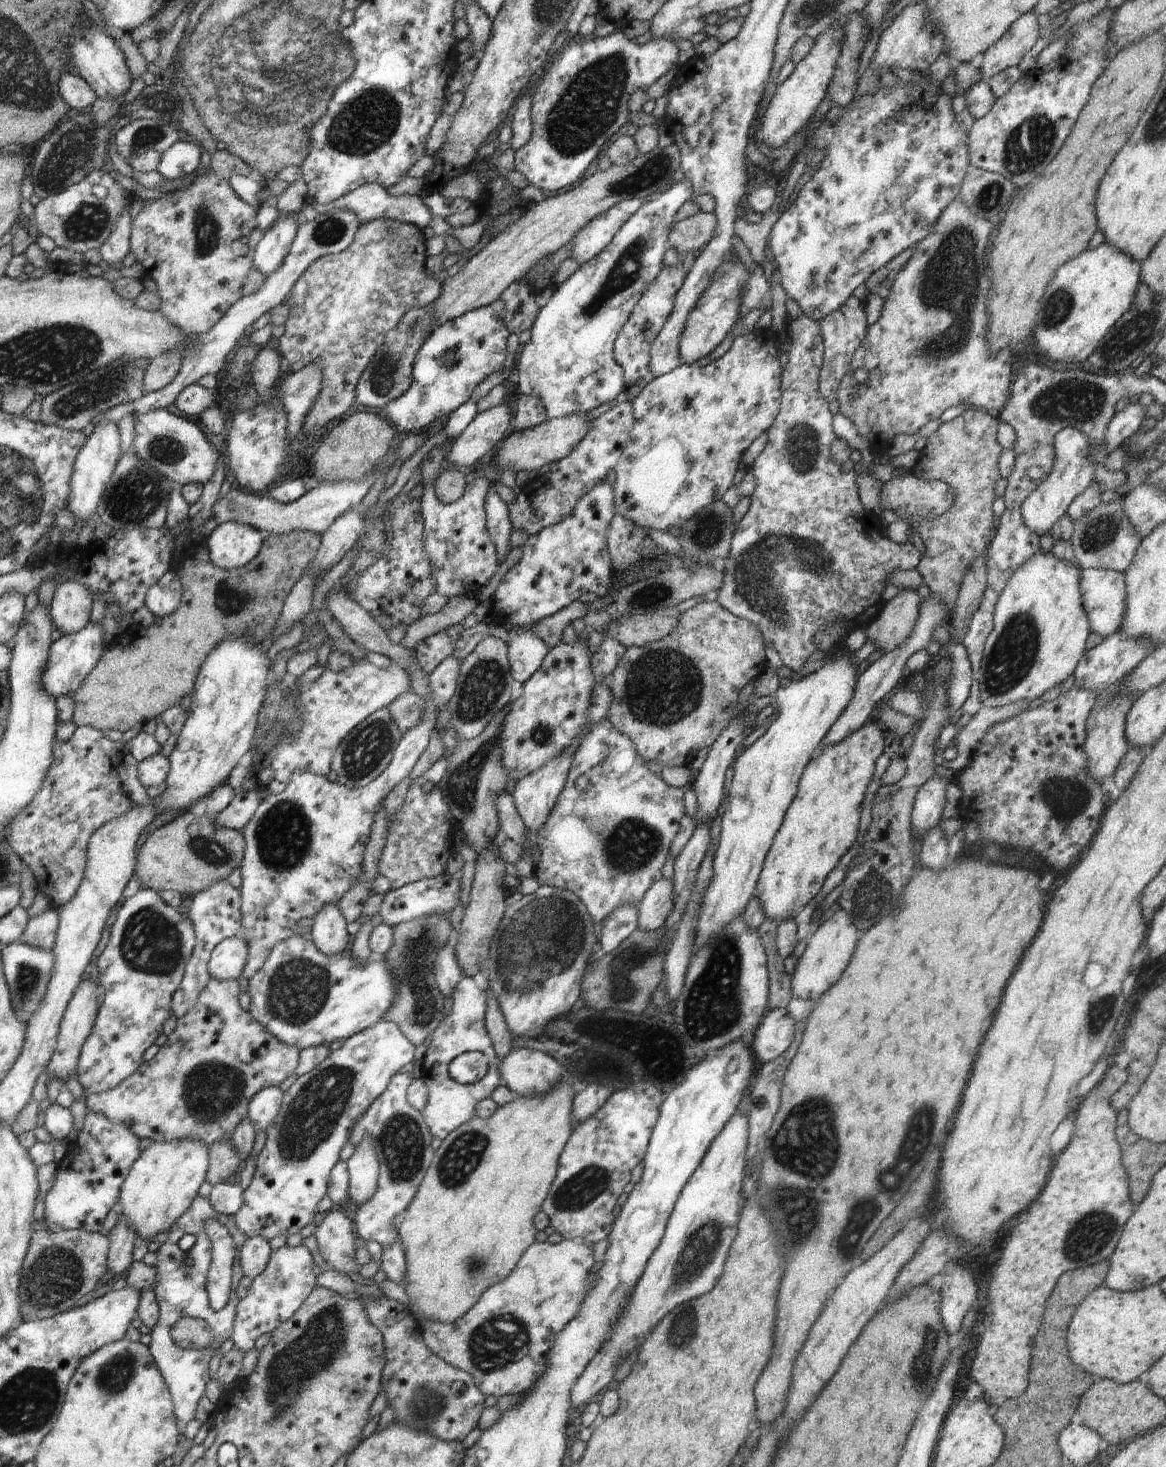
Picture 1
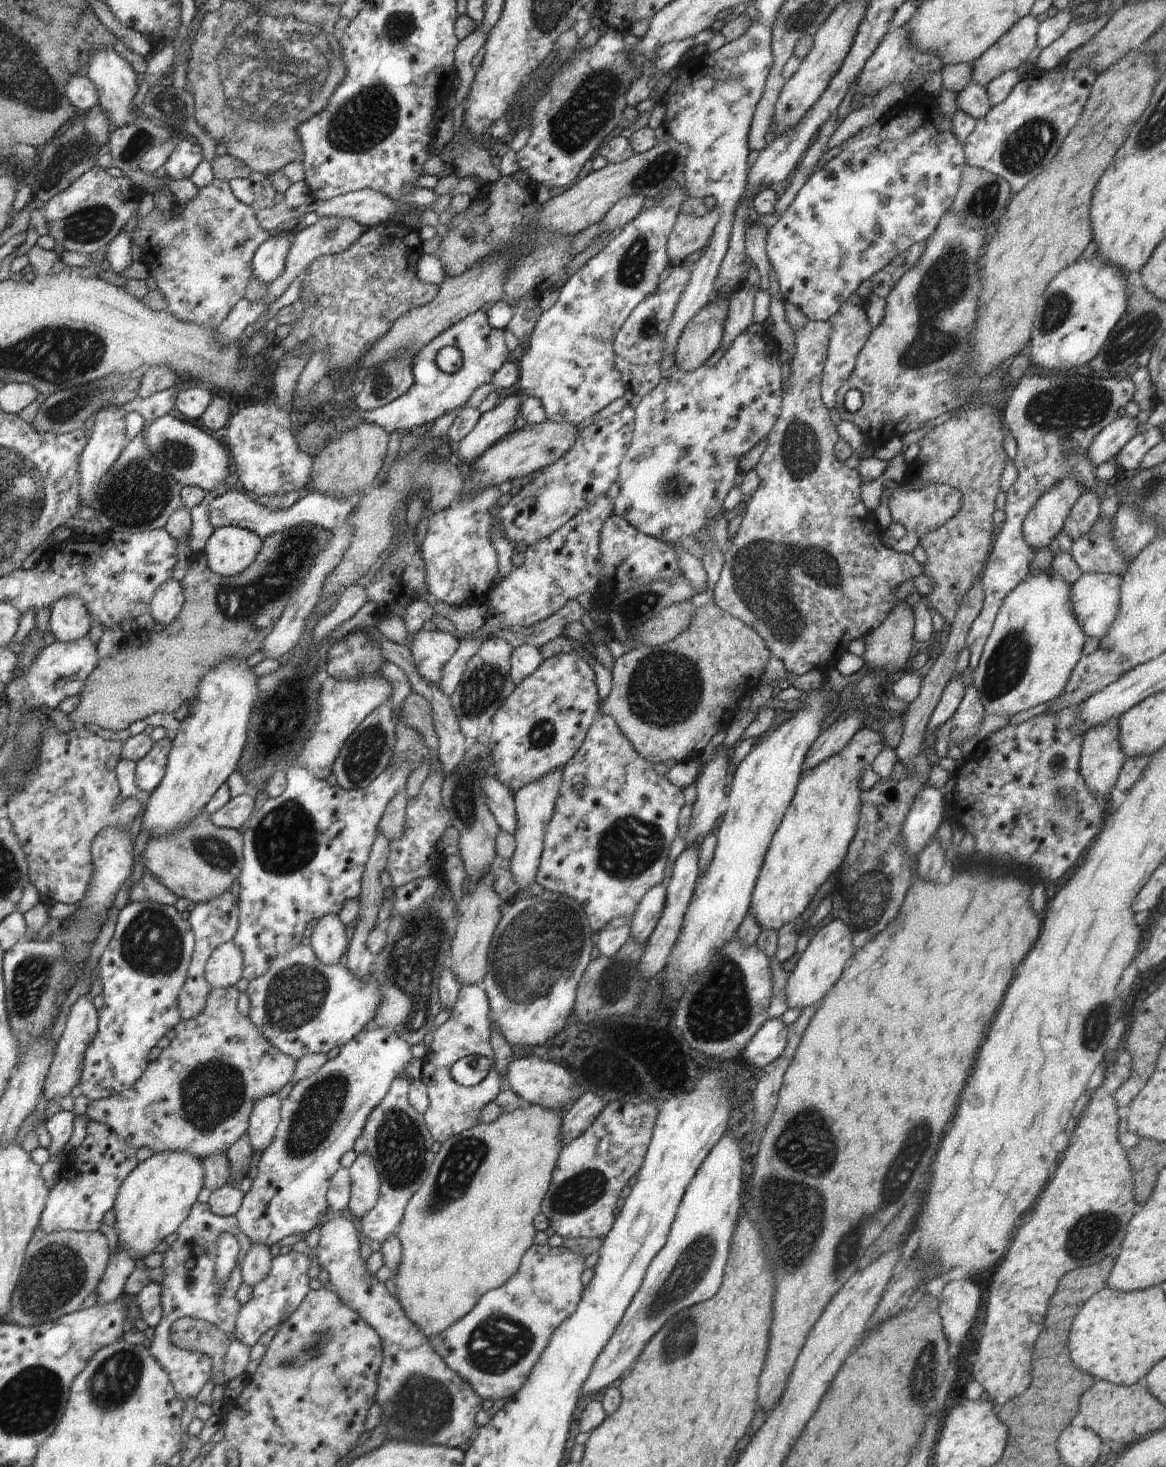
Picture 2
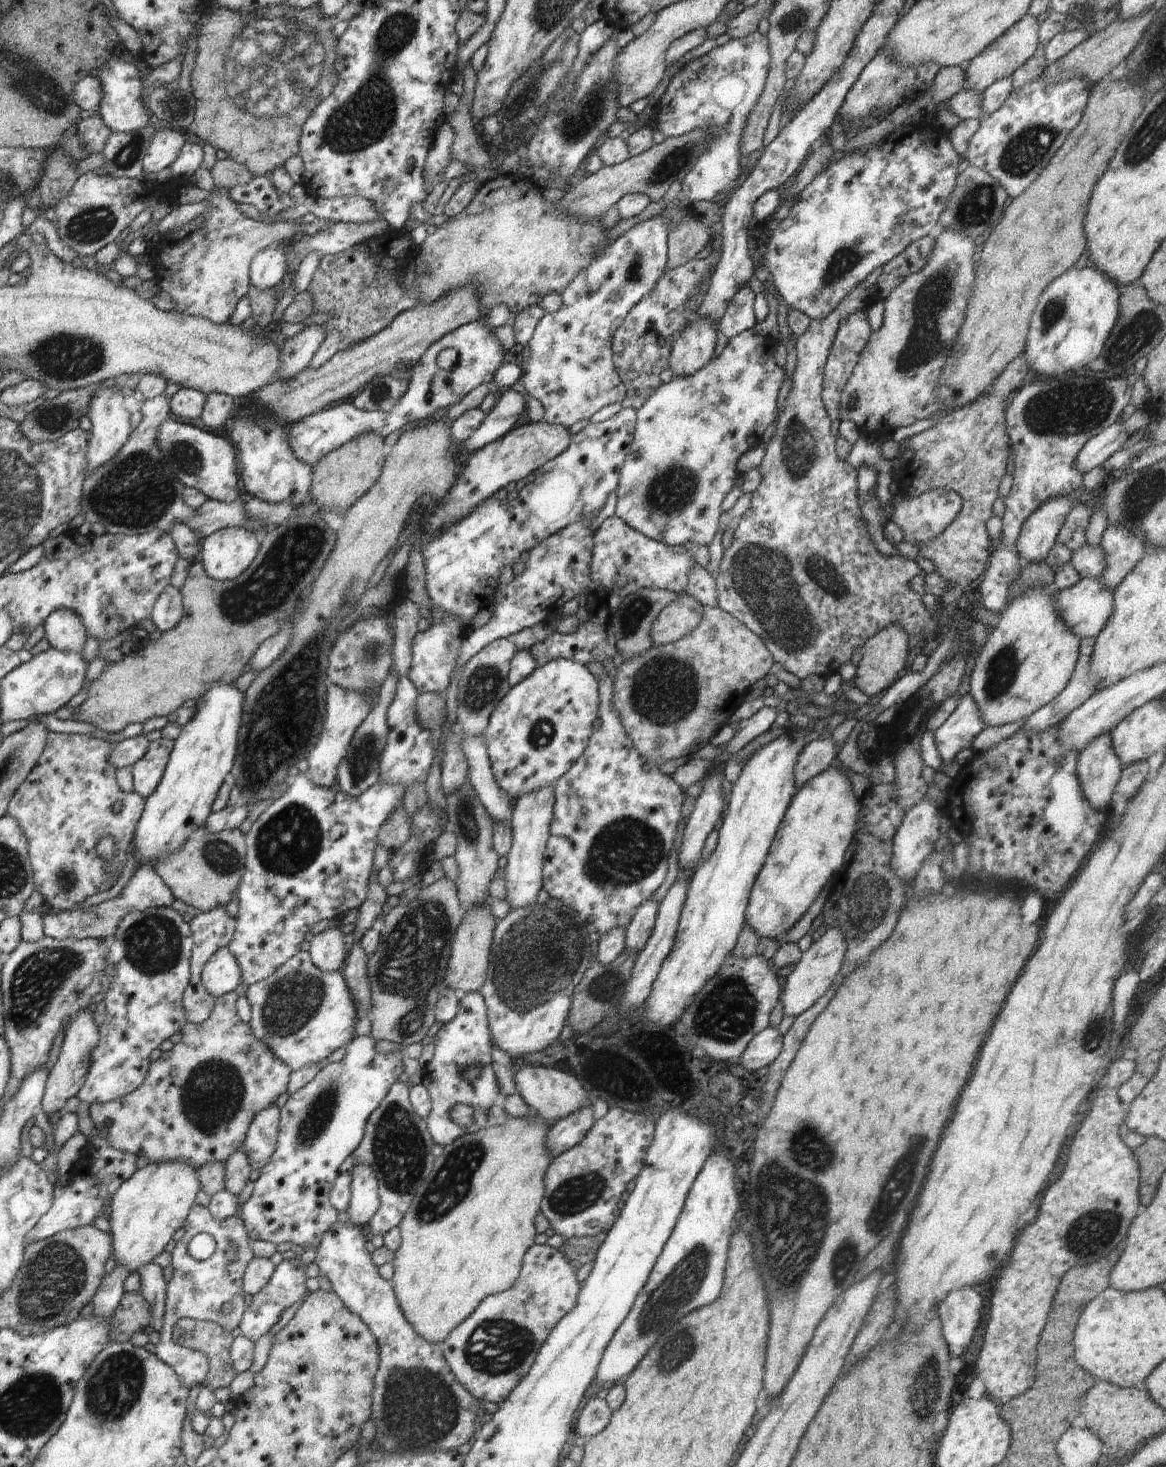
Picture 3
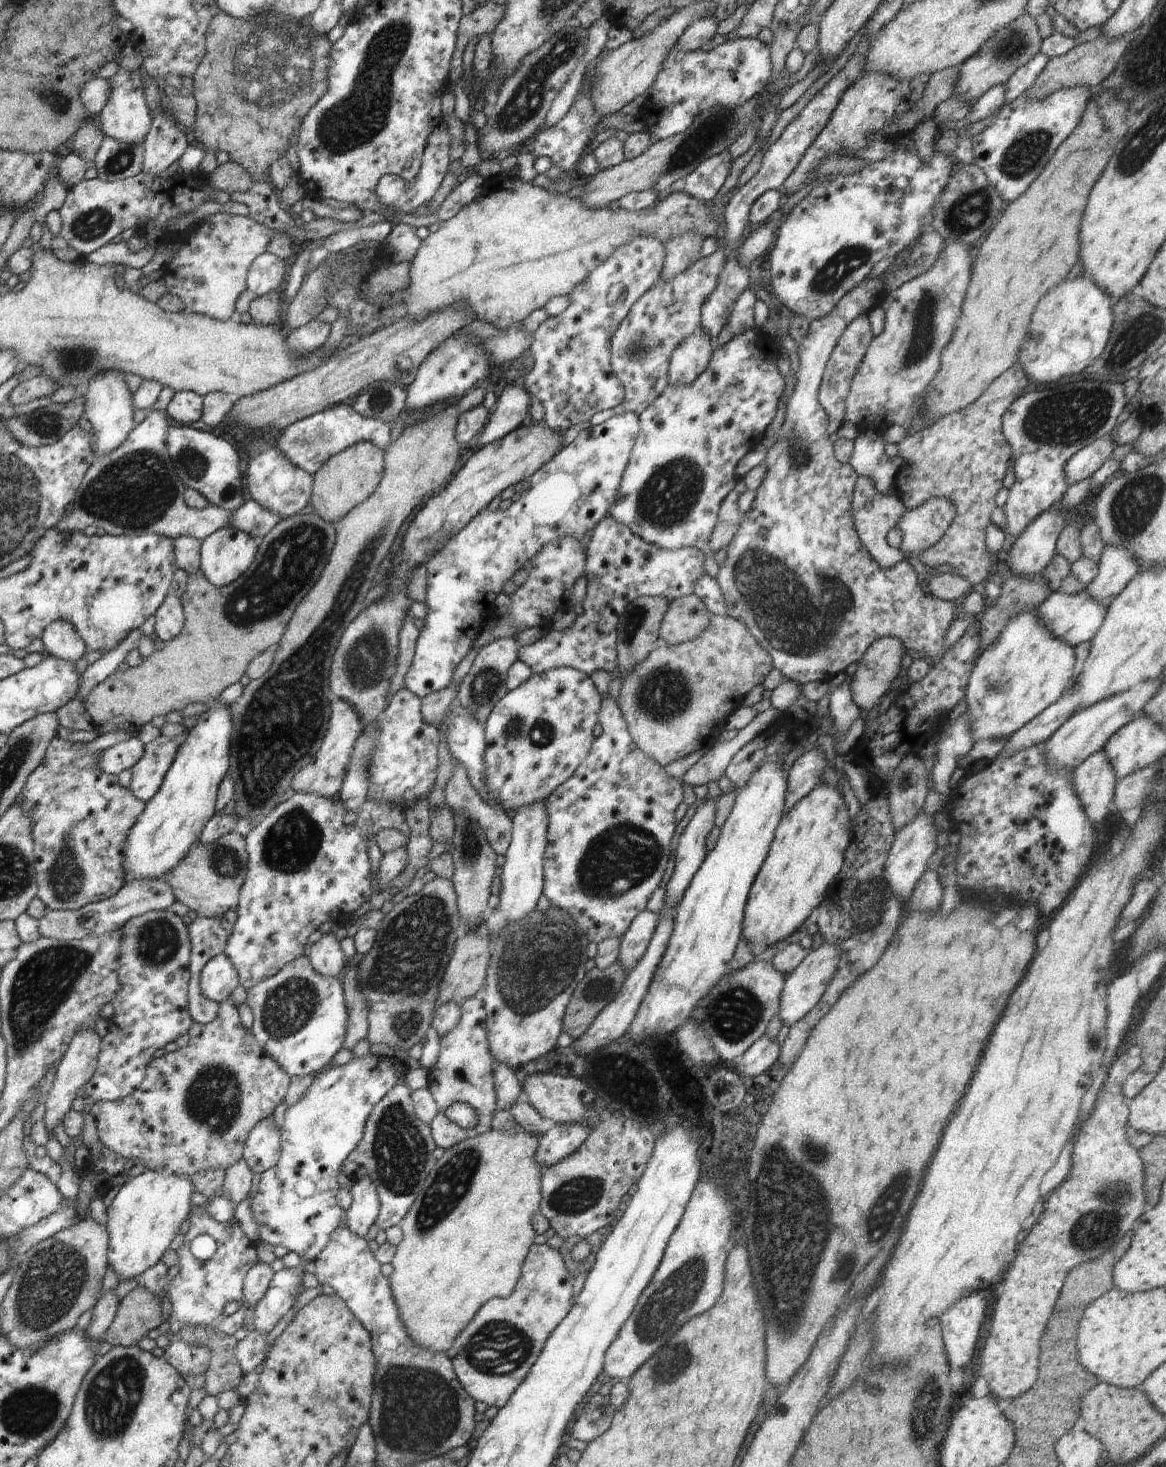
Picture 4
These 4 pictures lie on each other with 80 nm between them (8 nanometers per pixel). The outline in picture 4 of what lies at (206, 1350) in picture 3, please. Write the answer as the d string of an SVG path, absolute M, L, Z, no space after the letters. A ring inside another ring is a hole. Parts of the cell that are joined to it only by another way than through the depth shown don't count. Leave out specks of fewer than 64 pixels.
M186 1324L180 1328L178 1338L189 1344L204 1345L210 1350L210 1367L204 1374L208 1395L218 1396L237 1388L244 1373L234 1358L237 1340L233 1335L205 1331L202 1326Z

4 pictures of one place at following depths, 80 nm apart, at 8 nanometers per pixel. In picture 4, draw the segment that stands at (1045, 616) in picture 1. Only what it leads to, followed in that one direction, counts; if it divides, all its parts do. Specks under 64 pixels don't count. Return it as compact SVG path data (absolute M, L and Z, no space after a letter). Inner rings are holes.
M1036 609L1011 617L998 638L976 660L965 689L975 742L1009 738L1061 698L1076 677L1079 663L1074 648L1046 630Z

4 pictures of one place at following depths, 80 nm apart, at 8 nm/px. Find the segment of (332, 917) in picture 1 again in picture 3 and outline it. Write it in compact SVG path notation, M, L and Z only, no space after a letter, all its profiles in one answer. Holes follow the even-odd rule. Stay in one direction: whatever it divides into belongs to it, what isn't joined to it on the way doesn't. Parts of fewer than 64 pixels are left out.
M335 927L327 928L320 934L309 937L312 944L309 952L314 966L318 966L322 972L341 970L347 956L344 935L340 927Z

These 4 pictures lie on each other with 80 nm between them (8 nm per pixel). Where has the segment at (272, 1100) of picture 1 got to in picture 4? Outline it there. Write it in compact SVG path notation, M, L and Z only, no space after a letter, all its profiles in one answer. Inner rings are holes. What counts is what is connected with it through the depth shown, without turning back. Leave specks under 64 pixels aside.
M273 1114L260 1120L248 1134L243 1156L253 1174L274 1168L280 1158L280 1134Z

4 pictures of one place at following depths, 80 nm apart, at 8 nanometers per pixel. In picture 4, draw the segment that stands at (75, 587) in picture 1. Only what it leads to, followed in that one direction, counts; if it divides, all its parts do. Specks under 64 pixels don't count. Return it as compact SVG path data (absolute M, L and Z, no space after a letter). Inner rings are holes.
M66 620L50 622L41 638L44 649L51 656L56 656L56 658L66 660L66 662L72 662L72 664L76 664L87 652L82 636Z

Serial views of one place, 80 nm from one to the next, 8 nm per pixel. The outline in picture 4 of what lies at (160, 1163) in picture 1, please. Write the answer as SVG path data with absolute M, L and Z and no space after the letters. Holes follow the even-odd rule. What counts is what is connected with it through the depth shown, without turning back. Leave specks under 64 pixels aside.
M147 1170L123 1184L107 1208L108 1223L105 1225L110 1238L108 1266L120 1282L140 1277L170 1249L170 1244L190 1214L194 1192L189 1177L165 1174L160 1170Z

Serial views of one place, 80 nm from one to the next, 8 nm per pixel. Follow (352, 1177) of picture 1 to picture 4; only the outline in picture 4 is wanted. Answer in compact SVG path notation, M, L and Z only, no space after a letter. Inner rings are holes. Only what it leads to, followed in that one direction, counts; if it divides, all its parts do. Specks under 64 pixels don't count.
M368 1176L352 1181L352 1205L346 1212L346 1226L350 1232L365 1238L379 1216L380 1202L374 1182Z

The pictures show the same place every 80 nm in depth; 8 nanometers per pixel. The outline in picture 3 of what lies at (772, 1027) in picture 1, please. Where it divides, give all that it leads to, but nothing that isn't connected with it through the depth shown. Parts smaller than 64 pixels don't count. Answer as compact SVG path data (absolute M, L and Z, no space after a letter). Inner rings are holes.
M766 1028L750 1040L746 1051L732 1063L746 1070L760 1070L772 1065L782 1053L784 1035L777 1028Z

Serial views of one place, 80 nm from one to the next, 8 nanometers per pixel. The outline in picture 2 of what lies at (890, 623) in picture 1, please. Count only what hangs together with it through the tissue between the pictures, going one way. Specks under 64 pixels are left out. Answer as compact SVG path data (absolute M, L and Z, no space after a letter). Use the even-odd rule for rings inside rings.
M899 601L886 620L863 637L866 643L864 663L868 664L868 668L900 674L915 644L914 611L908 602Z

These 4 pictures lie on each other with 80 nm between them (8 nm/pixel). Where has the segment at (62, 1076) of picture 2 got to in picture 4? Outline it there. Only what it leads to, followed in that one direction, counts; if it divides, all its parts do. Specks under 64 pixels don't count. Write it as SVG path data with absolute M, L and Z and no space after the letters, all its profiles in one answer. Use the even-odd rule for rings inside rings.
M84 1028L84 1030L80 1030L72 1036L72 1040L68 1044L68 1050L64 1052L62 1060L56 1066L56 1075L52 1087L42 1100L46 1110L42 1122L47 1129L47 1133L54 1131L54 1128L62 1122L64 1116L71 1112L72 1101L80 1095L82 1088L92 1078L92 1074L96 1070L96 1060L98 1052L100 1052L100 1046L101 1038L92 1028Z

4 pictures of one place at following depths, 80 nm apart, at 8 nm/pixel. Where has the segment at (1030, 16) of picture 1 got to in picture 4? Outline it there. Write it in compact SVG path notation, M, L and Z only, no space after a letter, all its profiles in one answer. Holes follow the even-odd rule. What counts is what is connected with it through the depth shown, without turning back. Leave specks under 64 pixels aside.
M1029 15L1020 16L1009 26L998 30L994 36L990 36L978 53L968 58L958 67L958 84L954 88L954 95L960 96L962 100L975 102L981 98L992 86L1006 84L1009 78L1018 70L1030 62L1036 54L1041 52L1042 38L1036 20Z

